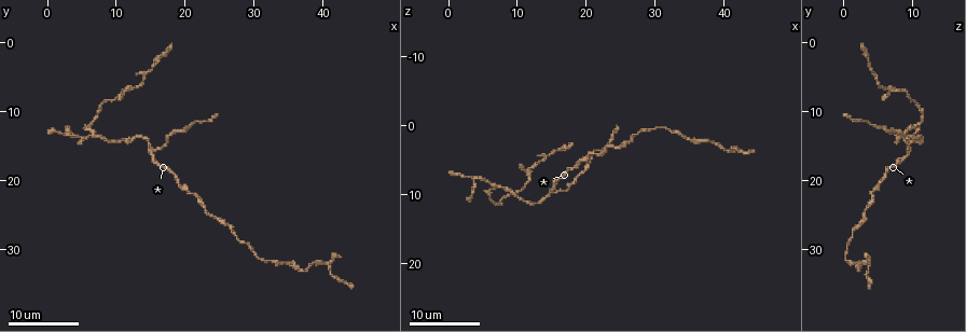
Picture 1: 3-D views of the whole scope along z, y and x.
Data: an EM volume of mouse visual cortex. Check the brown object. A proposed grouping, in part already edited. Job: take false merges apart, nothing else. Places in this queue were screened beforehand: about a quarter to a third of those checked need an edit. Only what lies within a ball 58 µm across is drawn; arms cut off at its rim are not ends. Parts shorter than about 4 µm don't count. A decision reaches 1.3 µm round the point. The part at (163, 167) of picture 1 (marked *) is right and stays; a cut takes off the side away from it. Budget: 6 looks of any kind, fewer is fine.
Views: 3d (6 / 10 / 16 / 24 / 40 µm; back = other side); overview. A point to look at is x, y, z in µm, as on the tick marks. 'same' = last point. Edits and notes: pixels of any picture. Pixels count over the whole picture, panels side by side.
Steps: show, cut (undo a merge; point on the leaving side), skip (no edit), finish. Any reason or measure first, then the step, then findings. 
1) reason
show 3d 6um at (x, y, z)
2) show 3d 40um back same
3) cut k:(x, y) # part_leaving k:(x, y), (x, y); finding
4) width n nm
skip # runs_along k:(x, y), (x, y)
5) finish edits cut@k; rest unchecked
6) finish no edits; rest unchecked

three-way junction
show 3d 16um at (6.5, 13.0, 9.0)

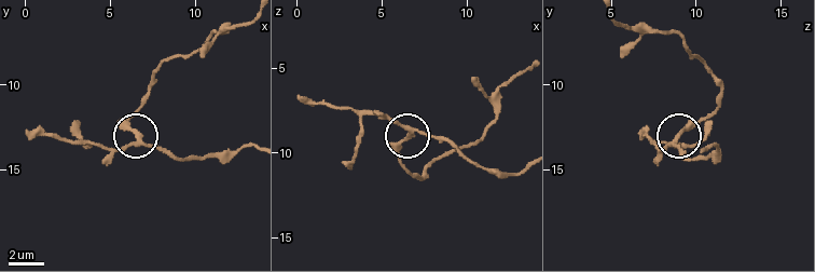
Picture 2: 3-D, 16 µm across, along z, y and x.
show 3d 10um at (6.6, 13.3, 8.8)

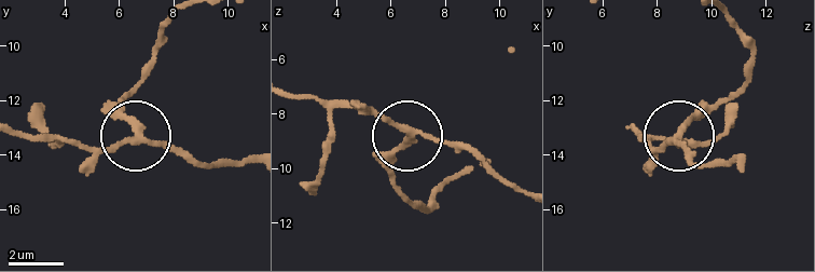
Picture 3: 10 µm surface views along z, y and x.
side_arm 7 um
skip # runs_along 3:(741, 153), (696, 165), (672, 137), (644, 165); one neuron here

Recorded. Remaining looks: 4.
three-way junction
show 3d 24um at (15.5, 15.5, 10.0)

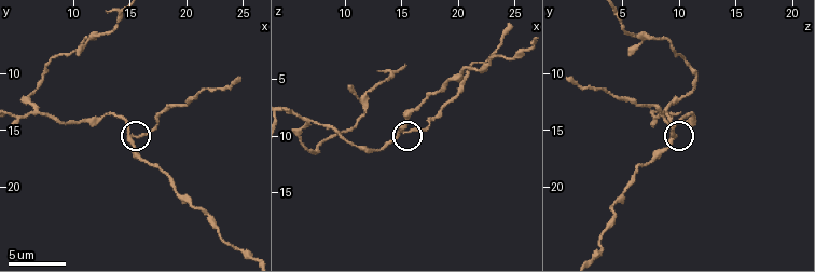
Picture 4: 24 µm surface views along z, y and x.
show 3d 10um at (15.4, 15.6, 9.8)

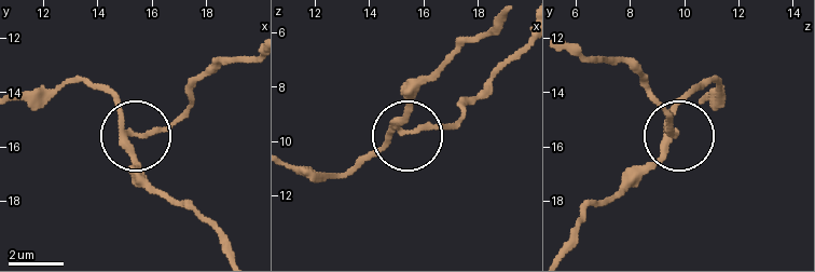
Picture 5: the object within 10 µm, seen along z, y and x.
arms 3
skip # runs_along 5:(609, 200), (675, 135), (665, 107); one neuron here

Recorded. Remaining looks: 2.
finish no edits; rest unchecked

